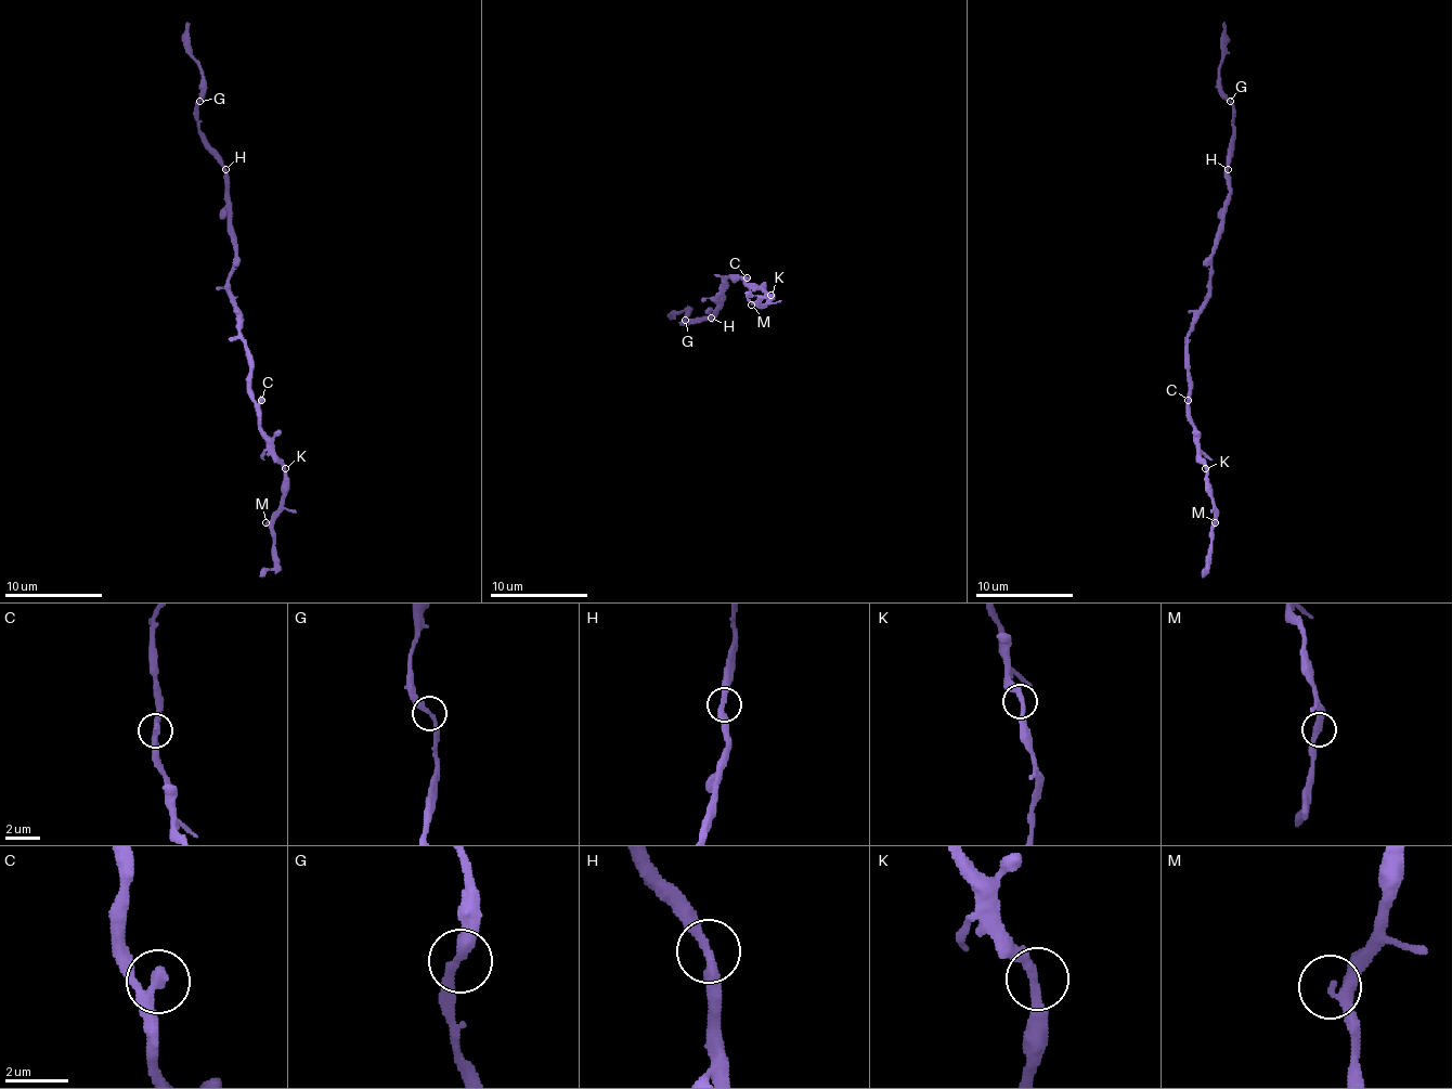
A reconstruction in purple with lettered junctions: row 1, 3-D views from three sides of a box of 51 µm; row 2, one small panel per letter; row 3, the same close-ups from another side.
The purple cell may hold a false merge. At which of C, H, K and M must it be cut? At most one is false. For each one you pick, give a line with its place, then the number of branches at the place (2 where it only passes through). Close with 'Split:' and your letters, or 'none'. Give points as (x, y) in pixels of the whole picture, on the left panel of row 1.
Split: none

